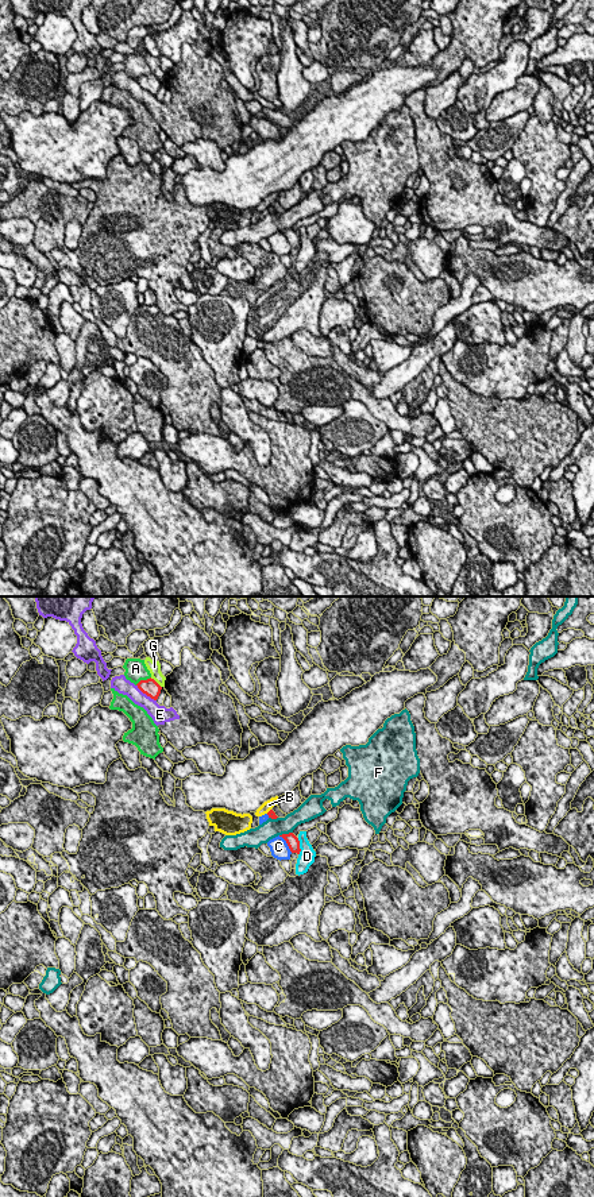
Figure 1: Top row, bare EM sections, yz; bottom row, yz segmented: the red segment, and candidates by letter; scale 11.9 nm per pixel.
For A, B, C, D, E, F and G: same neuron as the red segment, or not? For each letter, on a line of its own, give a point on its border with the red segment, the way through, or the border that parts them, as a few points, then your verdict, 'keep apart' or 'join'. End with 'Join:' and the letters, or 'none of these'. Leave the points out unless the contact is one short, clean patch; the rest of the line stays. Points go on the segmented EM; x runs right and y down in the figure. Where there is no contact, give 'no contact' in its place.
A: yz (142, 680) | keep apart
B: yz (269, 811) | along yz (270, 809), (266, 813) | keep apart
C: yz (286, 842) | keep apart
D: yz (299, 846) | keep apart
E: yz (146, 694) | keep apart
F: yz (285, 834) | keep apart
G: yz (155, 682) | keep apart
Join: none of these

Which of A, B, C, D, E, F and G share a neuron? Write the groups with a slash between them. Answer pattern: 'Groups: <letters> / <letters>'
Groups: A / B / C / D / E / F / G

